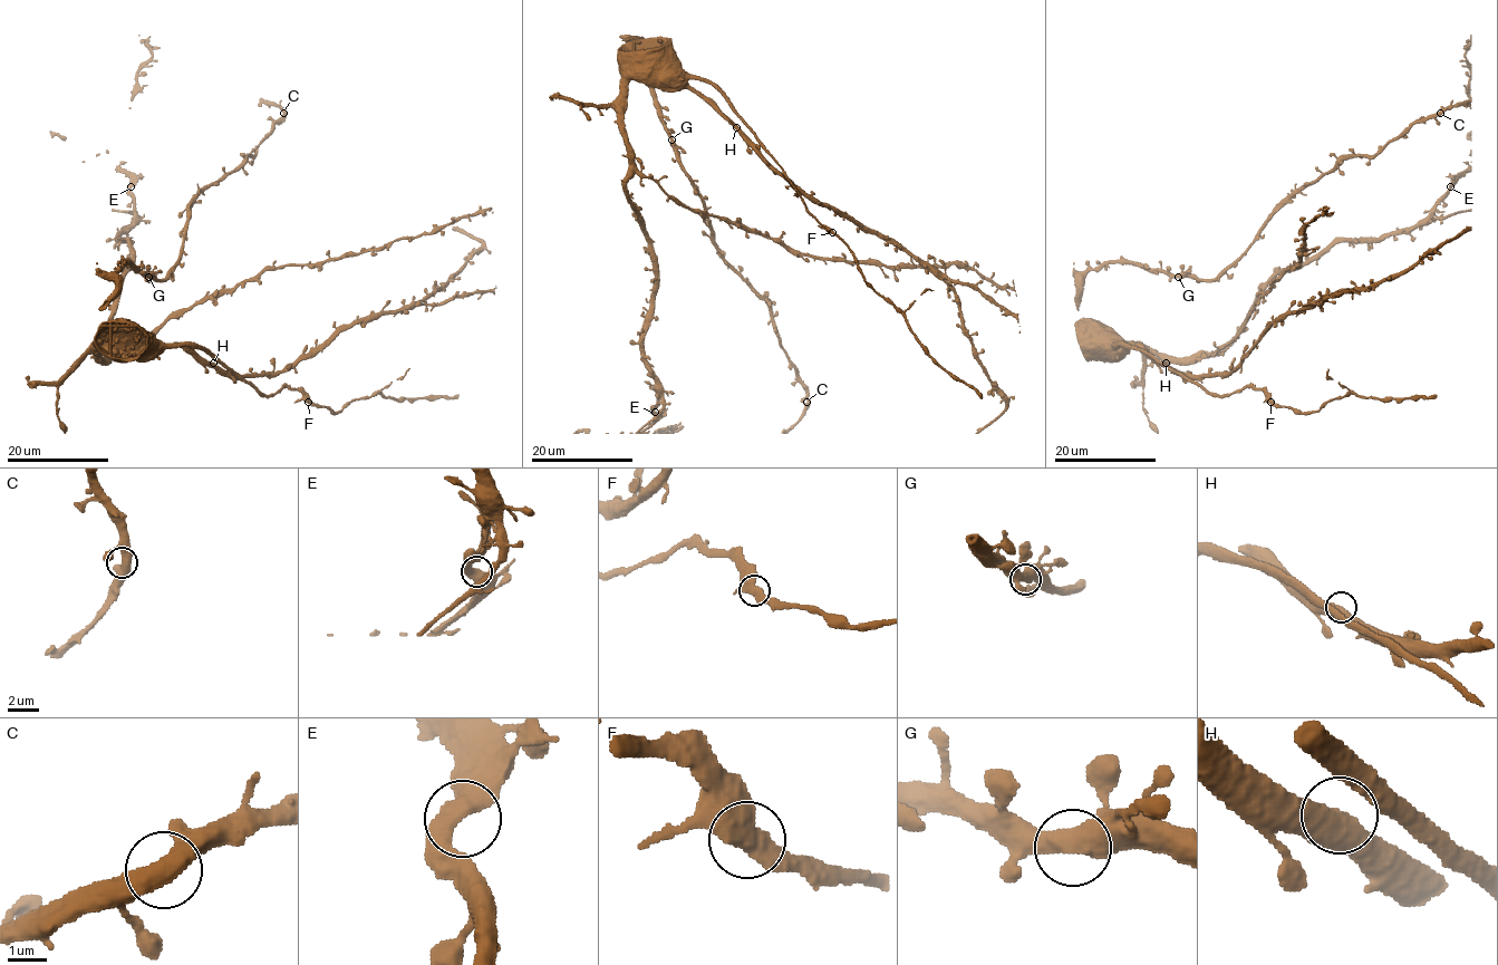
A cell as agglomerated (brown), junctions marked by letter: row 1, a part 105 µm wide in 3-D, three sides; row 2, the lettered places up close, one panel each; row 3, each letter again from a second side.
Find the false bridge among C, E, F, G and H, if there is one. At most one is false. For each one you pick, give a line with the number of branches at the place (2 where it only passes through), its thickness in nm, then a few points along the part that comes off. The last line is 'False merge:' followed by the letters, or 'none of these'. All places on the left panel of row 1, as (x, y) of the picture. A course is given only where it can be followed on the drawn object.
False merge: none of these

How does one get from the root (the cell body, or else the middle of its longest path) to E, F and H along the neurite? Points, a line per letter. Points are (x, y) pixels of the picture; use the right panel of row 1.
E: (1117, 346), (1143, 346), (1177, 358), (1215, 355), (1281, 272), (1307, 264), (1340, 241), (1410, 230), (1450, 186)
F: (1117, 346), (1143, 349), (1208, 393), (1230, 395), (1245, 387), (1258, 387), (1271, 402)
H: (1117, 346), (1142, 346), (1166, 363)

